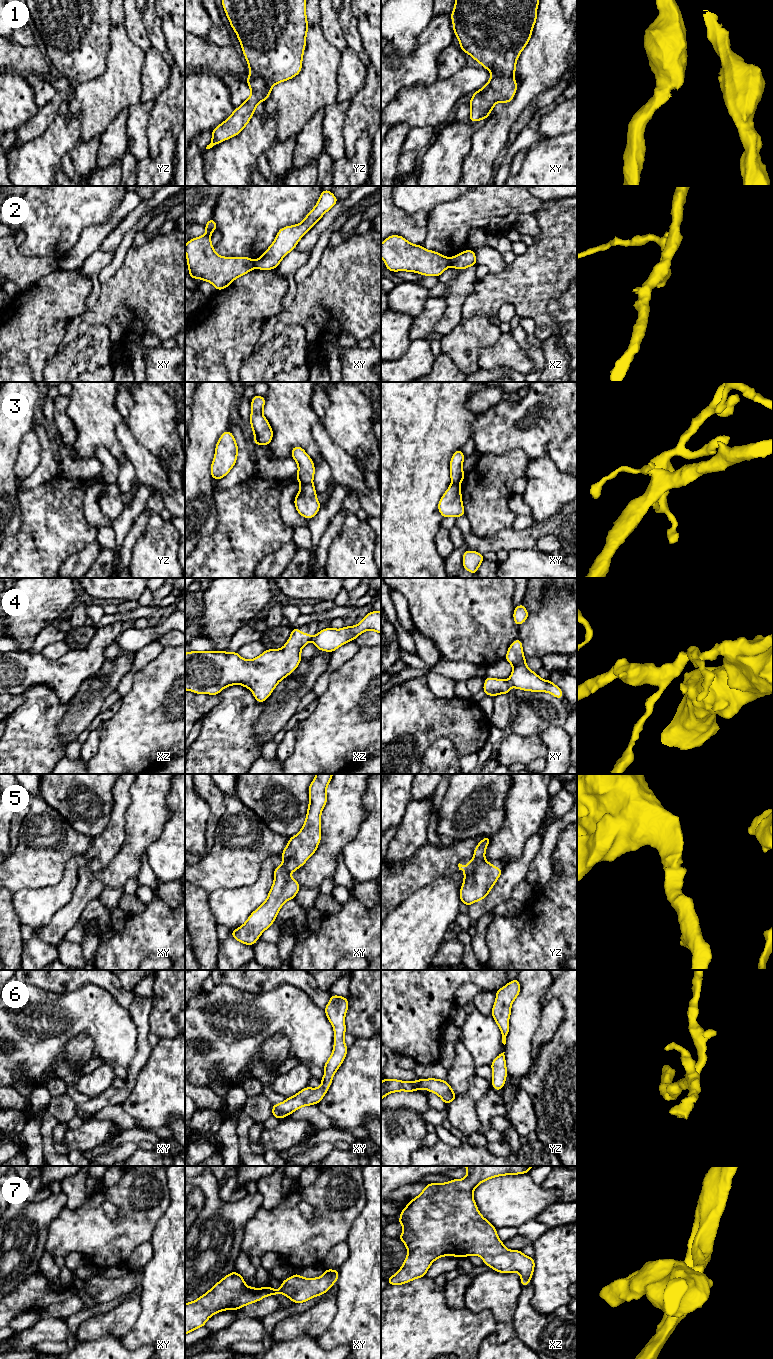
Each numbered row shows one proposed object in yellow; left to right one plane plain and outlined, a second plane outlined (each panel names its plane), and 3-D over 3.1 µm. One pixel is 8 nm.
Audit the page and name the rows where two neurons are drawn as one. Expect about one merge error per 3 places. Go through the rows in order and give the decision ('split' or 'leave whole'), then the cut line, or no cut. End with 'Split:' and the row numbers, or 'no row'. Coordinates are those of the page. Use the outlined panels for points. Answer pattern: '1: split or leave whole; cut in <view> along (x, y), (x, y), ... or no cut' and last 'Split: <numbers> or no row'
1: leave whole; no cut
2: split; cut in xz along (450, 258), (451, 265)
3: split; cut in yz along (301, 483), (312, 484)
4: split; cut in xy along (508, 680), (511, 685)
5: leave whole; no cut
6: leave whole; no cut
7: leave whole; no cut
Split: 2, 3, 4

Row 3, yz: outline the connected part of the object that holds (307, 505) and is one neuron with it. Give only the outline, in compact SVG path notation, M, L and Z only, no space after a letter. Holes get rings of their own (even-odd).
M301 484L300 490L294 499L294 504L297 512L304 518L315 517L321 505L317 499L314 485Z

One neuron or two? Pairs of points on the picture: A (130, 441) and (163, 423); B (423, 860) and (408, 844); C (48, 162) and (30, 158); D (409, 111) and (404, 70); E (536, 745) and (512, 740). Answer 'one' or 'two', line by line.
A: two
B: two
C: one
D: two
E: one

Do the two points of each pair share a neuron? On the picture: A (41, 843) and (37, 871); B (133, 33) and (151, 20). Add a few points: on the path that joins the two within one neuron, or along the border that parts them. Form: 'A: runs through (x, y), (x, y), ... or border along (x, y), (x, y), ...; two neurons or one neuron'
A: runs through (41, 850), (37, 864); one neuron
B: border along (140, 12), (140, 18), (151, 45); two neurons

